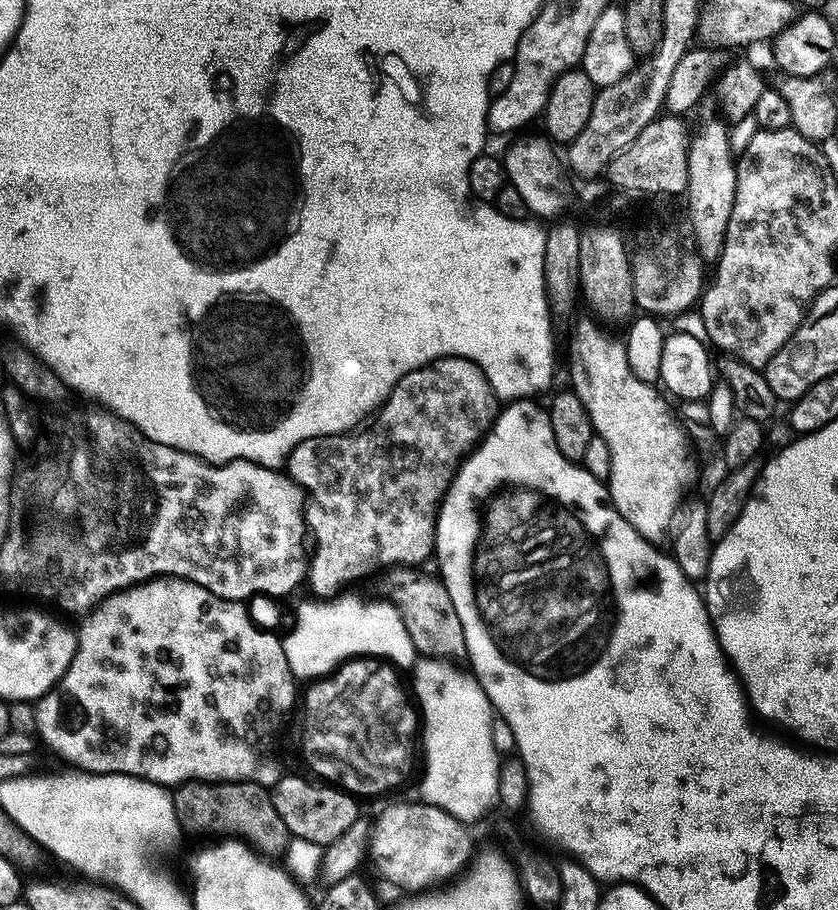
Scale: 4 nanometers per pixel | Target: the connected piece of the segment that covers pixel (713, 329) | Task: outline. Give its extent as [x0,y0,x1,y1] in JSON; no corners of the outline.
[698,294,808,370]

